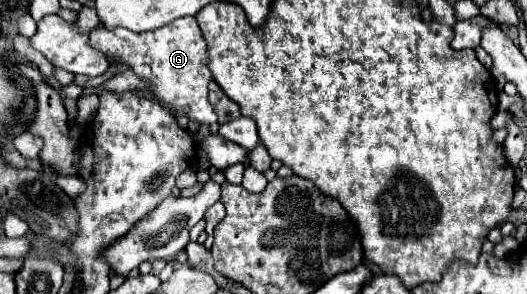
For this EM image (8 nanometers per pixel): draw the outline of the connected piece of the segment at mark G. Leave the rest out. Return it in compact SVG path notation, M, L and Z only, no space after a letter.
M194 16L178 18L158 30L132 32L126 28L96 28L90 32L90 44L108 58L116 58L128 64L138 78L148 84L152 100L166 104L174 110L174 116L188 116L200 124L214 124L216 112L208 102L208 84L212 74L206 66L206 42Z

